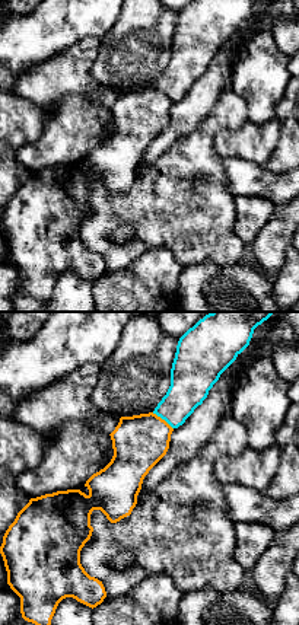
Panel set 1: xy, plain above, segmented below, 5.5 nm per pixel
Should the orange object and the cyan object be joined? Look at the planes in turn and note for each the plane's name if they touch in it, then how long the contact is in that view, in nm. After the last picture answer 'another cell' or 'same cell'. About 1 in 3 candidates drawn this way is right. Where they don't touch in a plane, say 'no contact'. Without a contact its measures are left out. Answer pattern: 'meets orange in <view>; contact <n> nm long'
meets orange in xy; contact 150 nm long

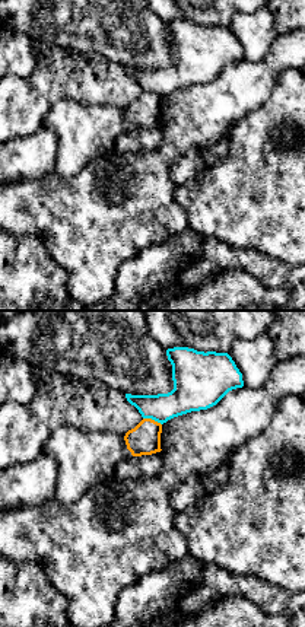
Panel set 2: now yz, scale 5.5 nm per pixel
meets orange in yz; contact 110 nm long

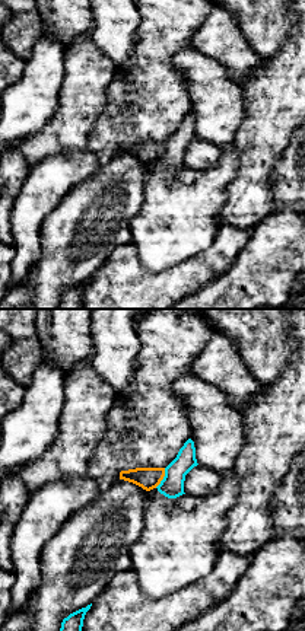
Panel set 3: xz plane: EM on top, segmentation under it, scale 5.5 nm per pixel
meets orange in xz; contact 130 nm long

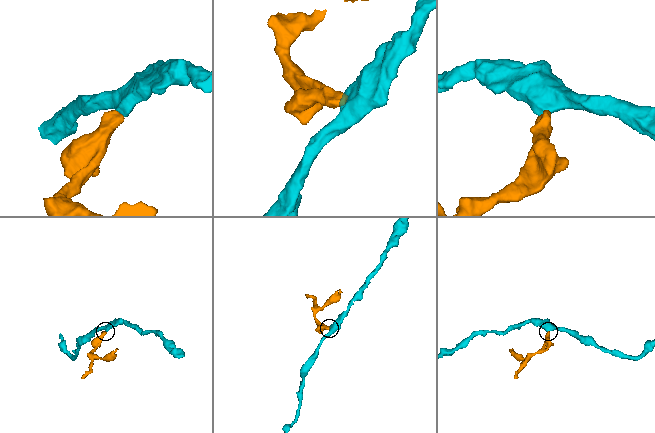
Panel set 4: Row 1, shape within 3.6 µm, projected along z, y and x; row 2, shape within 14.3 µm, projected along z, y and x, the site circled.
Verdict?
another cell

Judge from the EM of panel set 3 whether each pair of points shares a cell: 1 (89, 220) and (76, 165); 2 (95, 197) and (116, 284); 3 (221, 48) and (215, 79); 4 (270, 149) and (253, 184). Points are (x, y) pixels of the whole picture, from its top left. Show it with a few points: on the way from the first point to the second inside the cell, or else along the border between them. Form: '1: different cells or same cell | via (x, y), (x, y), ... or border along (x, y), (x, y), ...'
1: different cells | border along (101, 165), (56, 206)
2: different cells | border along (130, 242), (118, 245), (91, 276)
3: different cells | border along (191, 48), (216, 59), (228, 75), (240, 82)
4: same cell | via (261, 158), (256, 163), (254, 175)

